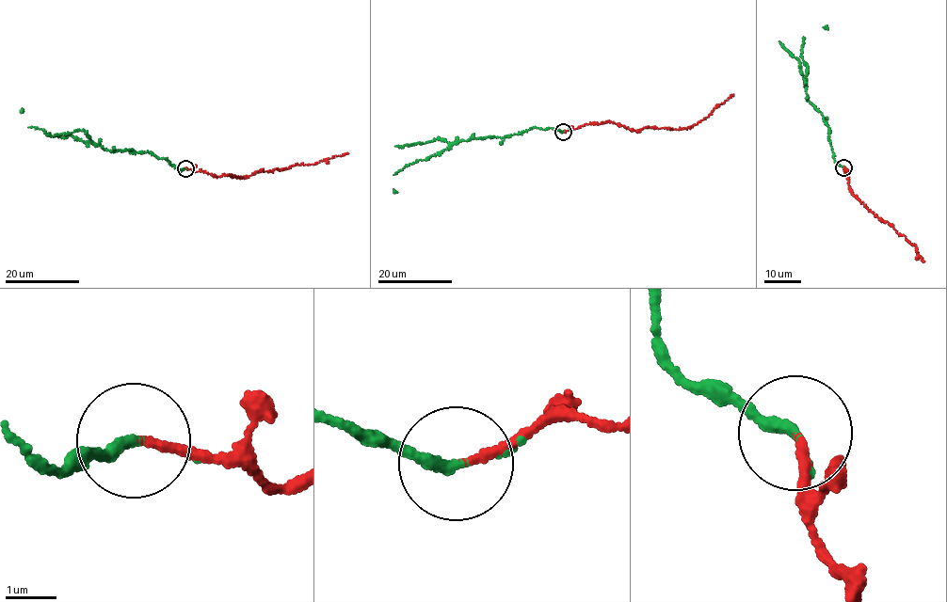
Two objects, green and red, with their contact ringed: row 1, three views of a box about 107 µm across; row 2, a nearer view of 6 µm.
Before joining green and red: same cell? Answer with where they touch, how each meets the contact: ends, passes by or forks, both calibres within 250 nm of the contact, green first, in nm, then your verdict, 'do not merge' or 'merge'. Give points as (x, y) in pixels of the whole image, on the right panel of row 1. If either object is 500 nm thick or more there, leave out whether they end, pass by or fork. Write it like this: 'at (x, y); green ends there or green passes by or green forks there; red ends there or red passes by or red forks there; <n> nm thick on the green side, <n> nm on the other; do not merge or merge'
at (843, 167); green passes by; red ends there; 170 nm thick on the green side, 140 nm on the other; merge

